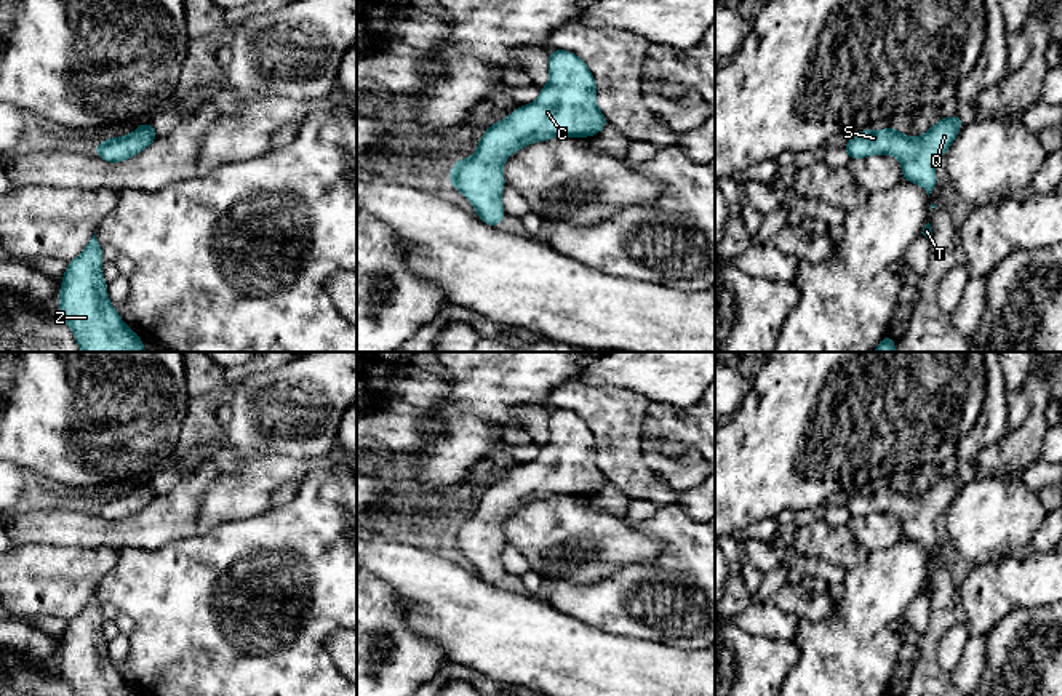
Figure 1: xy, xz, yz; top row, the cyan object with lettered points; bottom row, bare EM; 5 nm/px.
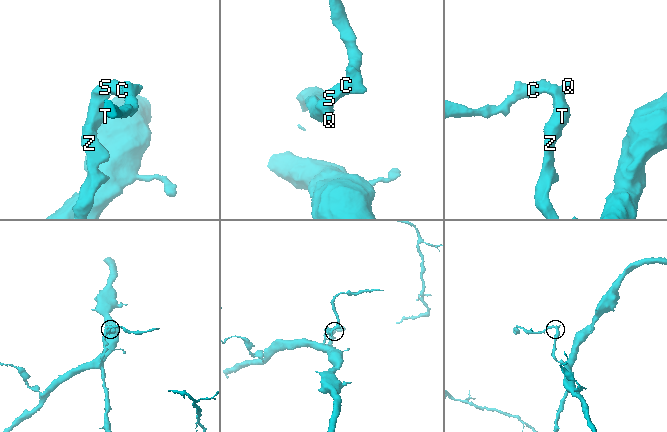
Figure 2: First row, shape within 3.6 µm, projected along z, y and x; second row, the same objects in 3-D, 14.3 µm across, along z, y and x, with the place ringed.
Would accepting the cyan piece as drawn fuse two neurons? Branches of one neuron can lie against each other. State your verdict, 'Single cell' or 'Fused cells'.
Single cell

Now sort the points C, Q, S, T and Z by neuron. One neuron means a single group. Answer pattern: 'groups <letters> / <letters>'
groups C Q S T Z

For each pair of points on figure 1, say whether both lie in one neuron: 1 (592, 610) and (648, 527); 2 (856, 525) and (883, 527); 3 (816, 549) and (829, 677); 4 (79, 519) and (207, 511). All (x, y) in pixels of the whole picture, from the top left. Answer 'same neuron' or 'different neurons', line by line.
1: same neuron
2: same neuron
3: different neurons
4: same neuron

